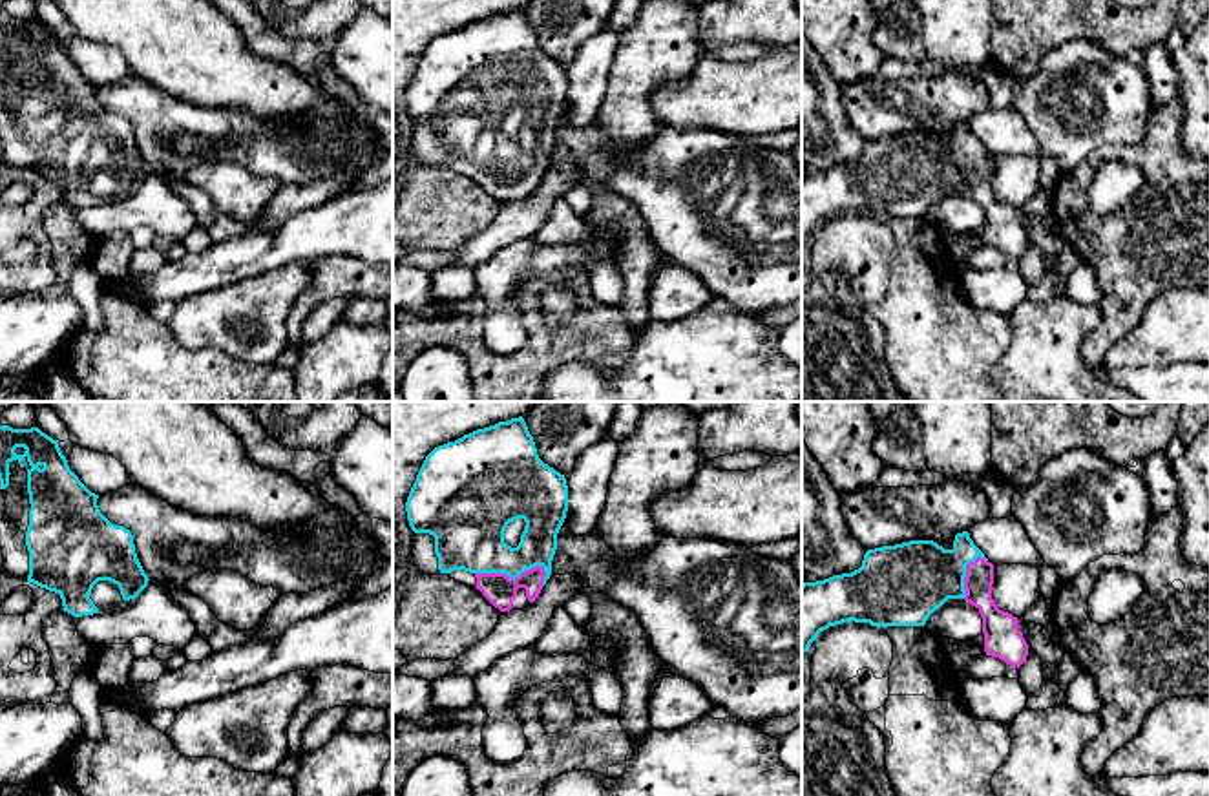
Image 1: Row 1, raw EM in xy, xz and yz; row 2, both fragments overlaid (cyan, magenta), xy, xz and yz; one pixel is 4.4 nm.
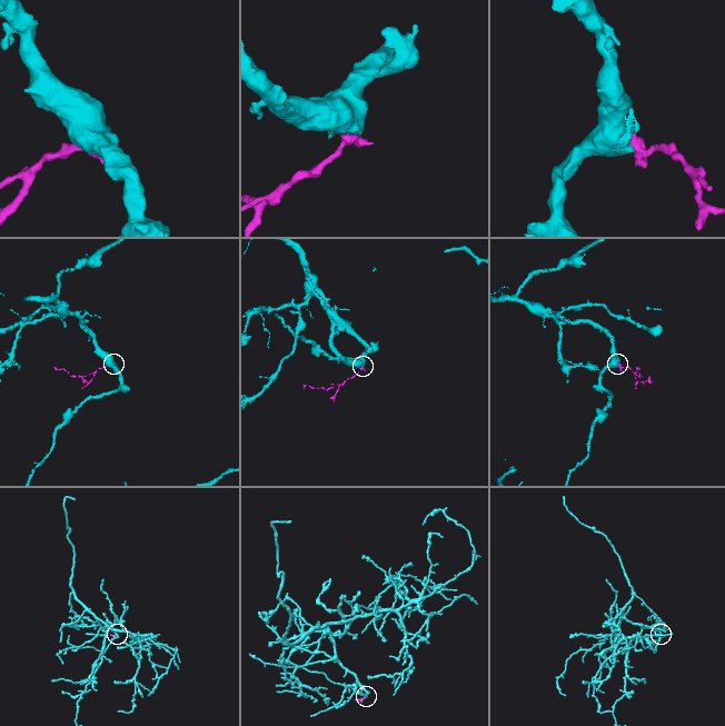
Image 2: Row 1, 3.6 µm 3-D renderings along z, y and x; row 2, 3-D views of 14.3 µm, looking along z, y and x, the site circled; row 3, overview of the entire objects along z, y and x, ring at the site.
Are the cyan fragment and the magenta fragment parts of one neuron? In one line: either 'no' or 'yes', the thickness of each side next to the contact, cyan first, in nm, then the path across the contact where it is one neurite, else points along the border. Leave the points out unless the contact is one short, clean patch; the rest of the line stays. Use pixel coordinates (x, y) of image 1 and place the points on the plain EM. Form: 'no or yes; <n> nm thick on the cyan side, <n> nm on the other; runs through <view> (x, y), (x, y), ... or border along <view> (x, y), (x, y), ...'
yes; 280 nm thick on the cyan side, 140 nm on the other; runs through xz (472, 130), (514, 168), (501, 181)

